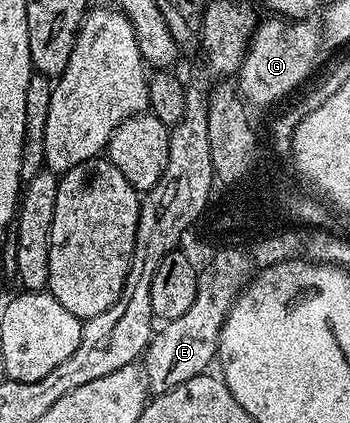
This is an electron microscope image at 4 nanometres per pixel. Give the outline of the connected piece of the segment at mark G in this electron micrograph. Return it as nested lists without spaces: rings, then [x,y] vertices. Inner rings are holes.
[[[268,17],[252,33],[252,42],[238,72],[238,91],[249,104],[276,103],[284,99],[316,67],[316,54],[322,51],[321,28],[312,21],[285,21]]]

